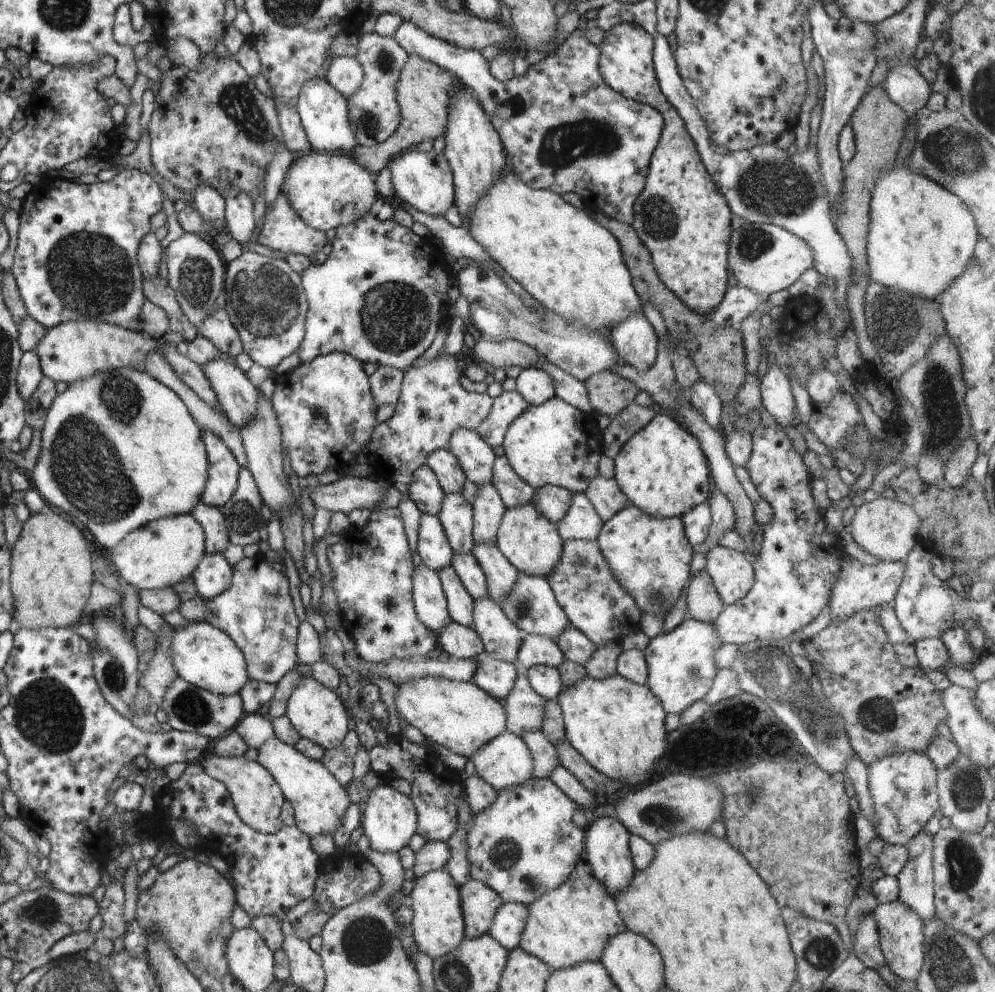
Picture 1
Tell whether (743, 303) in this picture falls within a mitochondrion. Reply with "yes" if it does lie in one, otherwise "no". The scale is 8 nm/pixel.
no

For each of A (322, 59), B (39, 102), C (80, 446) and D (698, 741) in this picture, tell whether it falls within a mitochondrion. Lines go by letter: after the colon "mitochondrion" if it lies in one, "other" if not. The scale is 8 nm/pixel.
A: other
B: other
C: mitochondrion
D: other

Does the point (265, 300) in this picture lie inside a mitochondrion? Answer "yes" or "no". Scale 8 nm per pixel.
yes

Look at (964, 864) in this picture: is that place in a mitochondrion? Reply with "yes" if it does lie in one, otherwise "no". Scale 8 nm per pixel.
yes

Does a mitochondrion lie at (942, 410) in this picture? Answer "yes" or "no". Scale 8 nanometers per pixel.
yes

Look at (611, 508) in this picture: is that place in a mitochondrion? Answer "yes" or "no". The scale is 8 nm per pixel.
no

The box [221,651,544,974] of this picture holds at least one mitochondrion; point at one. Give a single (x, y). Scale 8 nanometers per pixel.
(366, 941)

